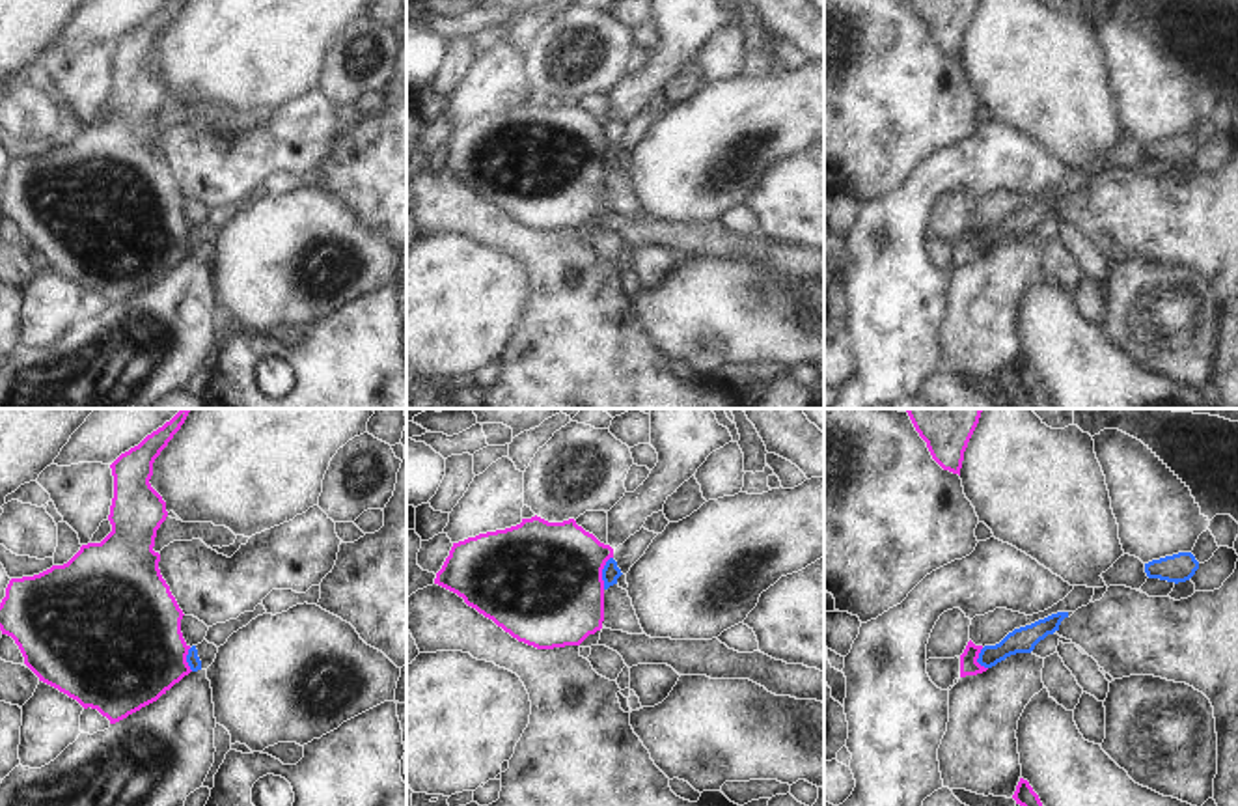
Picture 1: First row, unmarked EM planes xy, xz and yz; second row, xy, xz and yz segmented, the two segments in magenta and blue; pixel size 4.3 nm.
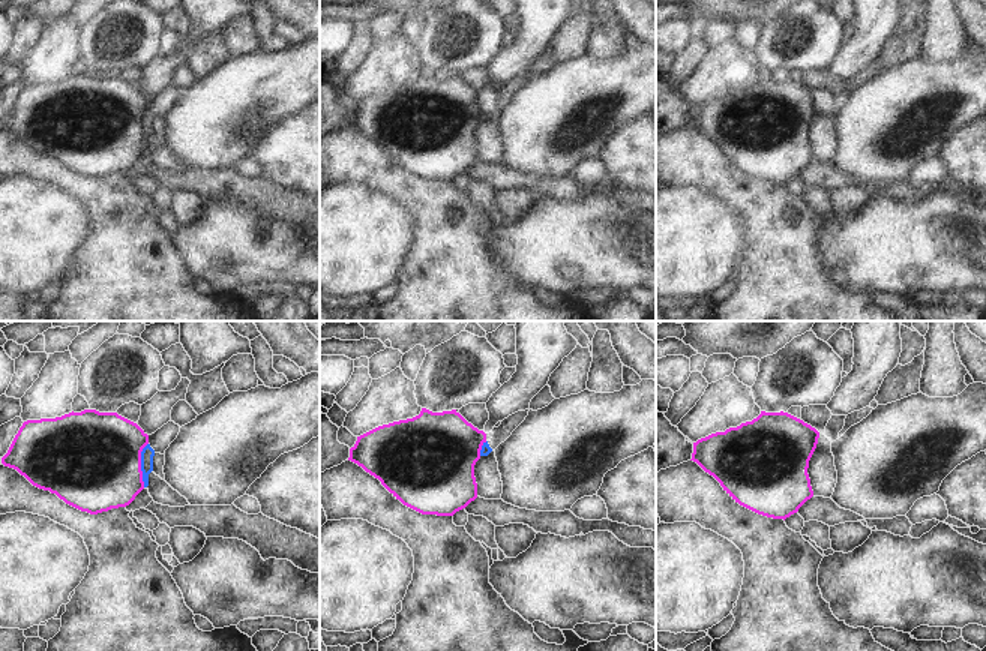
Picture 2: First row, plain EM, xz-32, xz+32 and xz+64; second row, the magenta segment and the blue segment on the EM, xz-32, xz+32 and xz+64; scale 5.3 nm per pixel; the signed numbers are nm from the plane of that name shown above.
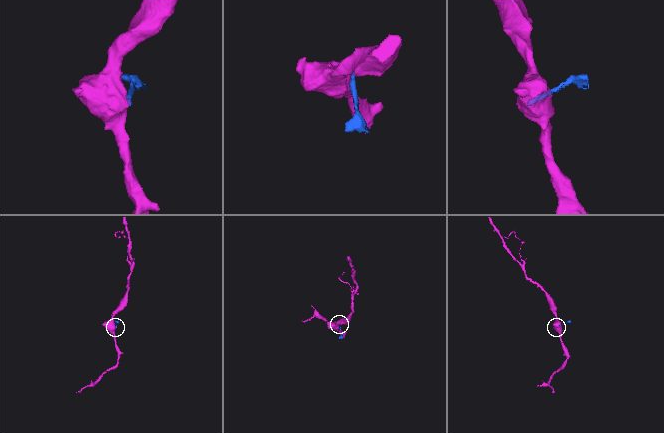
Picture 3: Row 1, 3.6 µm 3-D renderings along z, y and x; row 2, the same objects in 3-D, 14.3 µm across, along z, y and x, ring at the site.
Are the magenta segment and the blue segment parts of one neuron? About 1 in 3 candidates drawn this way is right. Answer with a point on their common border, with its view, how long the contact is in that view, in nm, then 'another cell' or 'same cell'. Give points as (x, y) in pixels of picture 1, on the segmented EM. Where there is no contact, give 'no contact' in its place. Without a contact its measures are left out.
xz (601, 573) | 150 nm | another cell

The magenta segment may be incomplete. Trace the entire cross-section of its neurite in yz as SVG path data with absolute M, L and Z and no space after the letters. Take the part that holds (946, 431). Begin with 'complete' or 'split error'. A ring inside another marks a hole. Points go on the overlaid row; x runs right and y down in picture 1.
complete; M906 409L932 459L960 476L964 452L983 409Z

